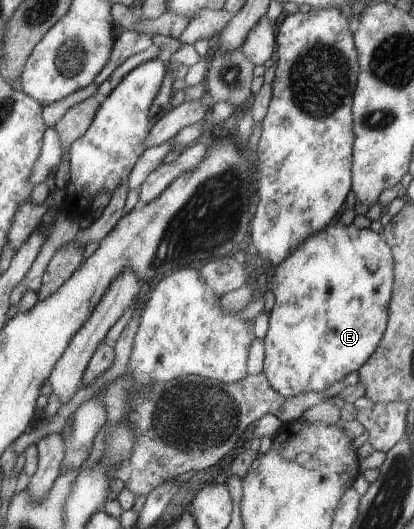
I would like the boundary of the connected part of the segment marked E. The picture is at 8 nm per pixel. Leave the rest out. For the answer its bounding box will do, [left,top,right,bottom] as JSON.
[263,223,394,397]

